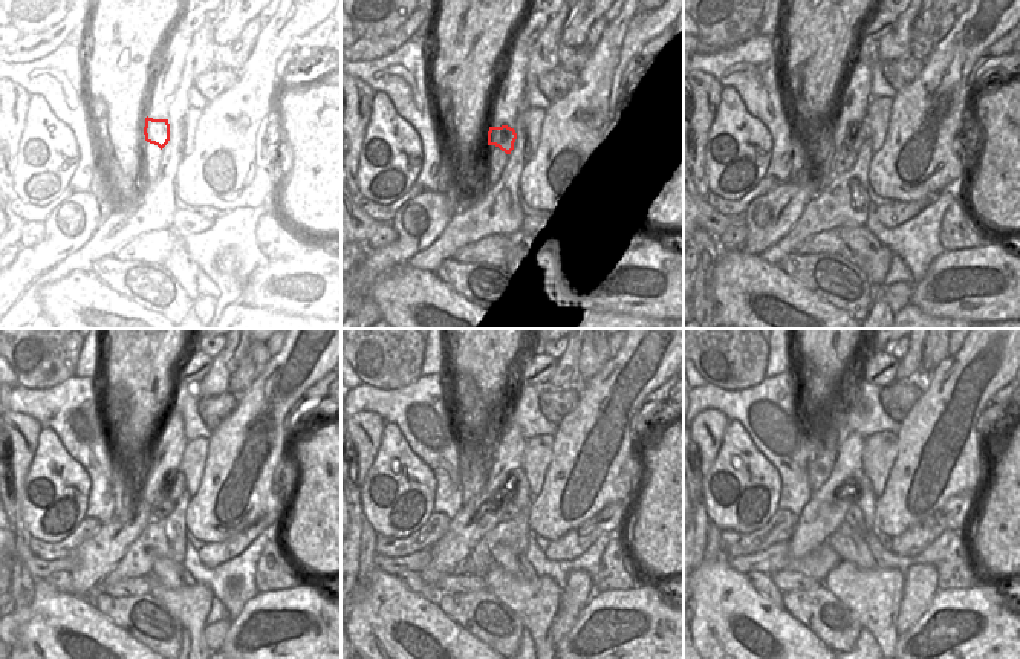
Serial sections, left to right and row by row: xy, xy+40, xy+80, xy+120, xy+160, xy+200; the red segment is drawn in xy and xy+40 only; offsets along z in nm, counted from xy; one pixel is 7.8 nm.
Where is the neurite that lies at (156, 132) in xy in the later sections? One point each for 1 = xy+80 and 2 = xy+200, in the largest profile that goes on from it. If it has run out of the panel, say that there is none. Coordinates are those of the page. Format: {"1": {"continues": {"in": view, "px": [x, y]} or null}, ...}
{"1": {"continues": {"in": "xy+80", "px": [849, 141]}}, "2": {"continues": {"in": "xy+200", "px": [866, 499]}}}

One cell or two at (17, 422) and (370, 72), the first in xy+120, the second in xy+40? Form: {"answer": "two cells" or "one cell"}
{"answer": "two cells"}

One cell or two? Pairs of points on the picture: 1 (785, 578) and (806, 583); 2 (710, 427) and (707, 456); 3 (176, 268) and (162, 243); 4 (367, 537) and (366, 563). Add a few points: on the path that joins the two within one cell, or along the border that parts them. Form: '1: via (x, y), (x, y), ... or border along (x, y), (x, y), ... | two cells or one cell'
1: via (789, 581), (802, 583) | one cell
2: via (713, 435), (716, 442), (710, 448) | one cell
3: border along (181, 240), (162, 262) | two cells
4: via (367, 543), (366, 557) | one cell

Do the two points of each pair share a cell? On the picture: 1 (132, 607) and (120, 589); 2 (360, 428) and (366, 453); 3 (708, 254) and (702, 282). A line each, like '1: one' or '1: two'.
1: two
2: one
3: one

